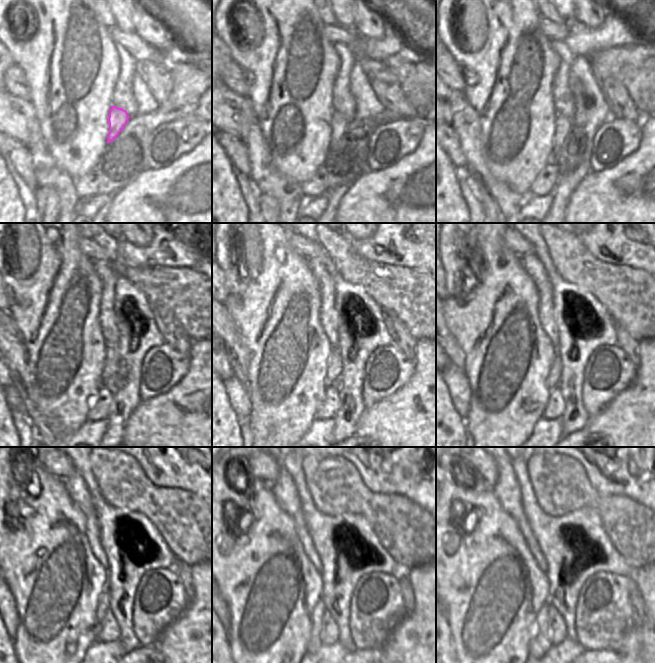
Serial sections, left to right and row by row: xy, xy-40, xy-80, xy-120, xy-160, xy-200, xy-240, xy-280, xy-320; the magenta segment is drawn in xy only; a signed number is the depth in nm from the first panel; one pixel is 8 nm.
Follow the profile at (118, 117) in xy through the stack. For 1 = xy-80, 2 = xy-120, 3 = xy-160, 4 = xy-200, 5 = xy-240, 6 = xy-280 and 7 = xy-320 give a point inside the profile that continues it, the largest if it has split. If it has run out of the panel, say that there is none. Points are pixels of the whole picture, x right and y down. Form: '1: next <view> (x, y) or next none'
1: next xy-80 (563, 125)
2: next xy-120 (112, 359)
3: next xy-160 (335, 366)
4: next xy-200 (554, 375)
5: next xy-240 (103, 604)
6: next xy-280 (315, 643)
7: next xy-320 (540, 643)

